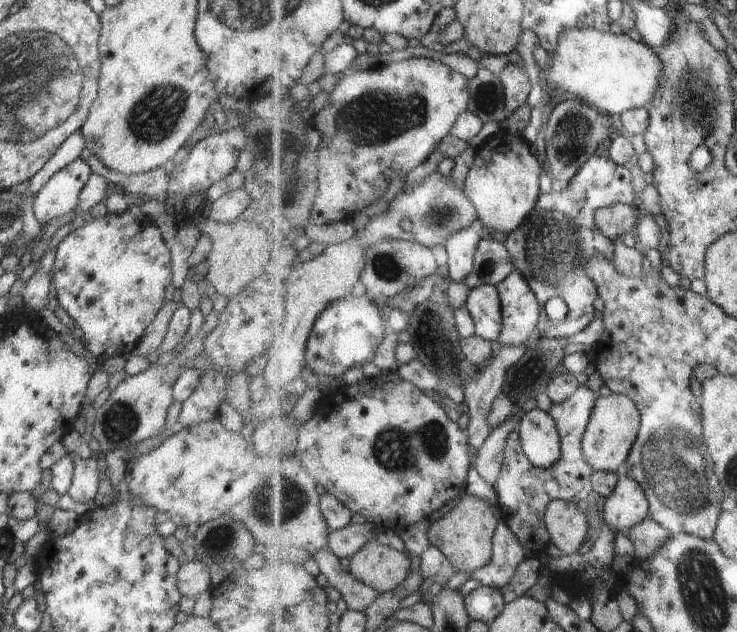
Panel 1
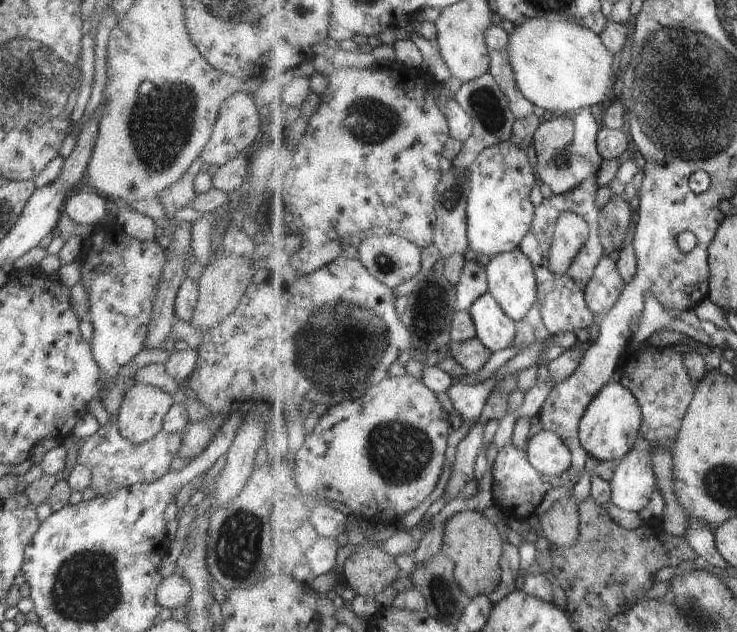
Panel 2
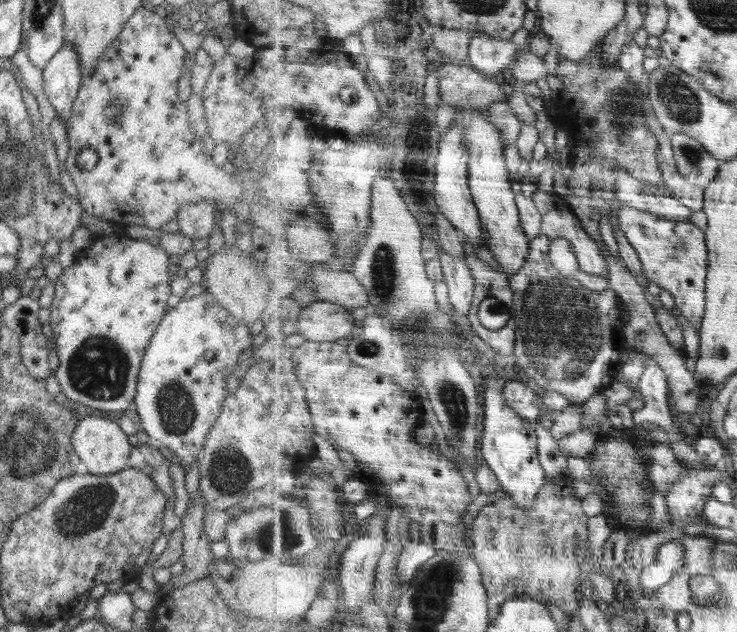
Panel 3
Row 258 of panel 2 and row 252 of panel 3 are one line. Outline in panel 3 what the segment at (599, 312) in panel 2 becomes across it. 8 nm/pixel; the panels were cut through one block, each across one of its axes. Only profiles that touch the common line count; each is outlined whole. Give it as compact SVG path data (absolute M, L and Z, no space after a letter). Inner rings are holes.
M603 246L602 251L609 261L611 286L617 290L622 302L631 310L632 319L626 327L628 344L634 346L637 351L651 354L665 368L664 370L669 376L672 400L677 410L687 416L696 412L698 406L702 405L701 386L695 374L692 374L690 368L686 366L686 353L680 353L669 341L658 321L657 310L648 302L648 296L644 292L645 284L640 277L625 266L624 262L614 258L614 254L610 252L608 246Z

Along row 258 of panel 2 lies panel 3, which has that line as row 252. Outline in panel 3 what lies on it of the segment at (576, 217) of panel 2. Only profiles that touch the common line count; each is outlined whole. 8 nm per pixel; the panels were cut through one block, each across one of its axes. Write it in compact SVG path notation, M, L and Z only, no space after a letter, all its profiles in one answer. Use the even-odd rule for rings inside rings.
M566 238L554 241L551 247L551 258L560 275L577 279L584 286L596 292L605 292L605 290L611 288L611 280L608 277L589 274L581 270L572 241Z

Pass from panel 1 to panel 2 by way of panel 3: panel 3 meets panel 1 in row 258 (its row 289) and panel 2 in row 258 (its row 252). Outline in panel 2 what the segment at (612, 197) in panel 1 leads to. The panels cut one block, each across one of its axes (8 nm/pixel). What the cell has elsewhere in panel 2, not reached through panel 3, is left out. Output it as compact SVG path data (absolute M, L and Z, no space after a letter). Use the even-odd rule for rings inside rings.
M590 178L582 186L568 194L553 195L546 199L541 206L537 206L536 218L534 218L533 230L529 237L522 242L521 248L534 264L537 271L539 285L540 305L542 317L550 333L553 335L578 330L589 330L594 326L594 321L599 320L590 309L587 302L587 290L597 274L598 266L605 257L605 247L602 246L600 222L601 209L597 206L597 195L600 190L595 178ZM574 212L580 217L586 218L590 224L590 238L584 243L584 247L574 260L572 268L566 276L554 274L550 269L551 249L556 235L557 225L563 213Z

